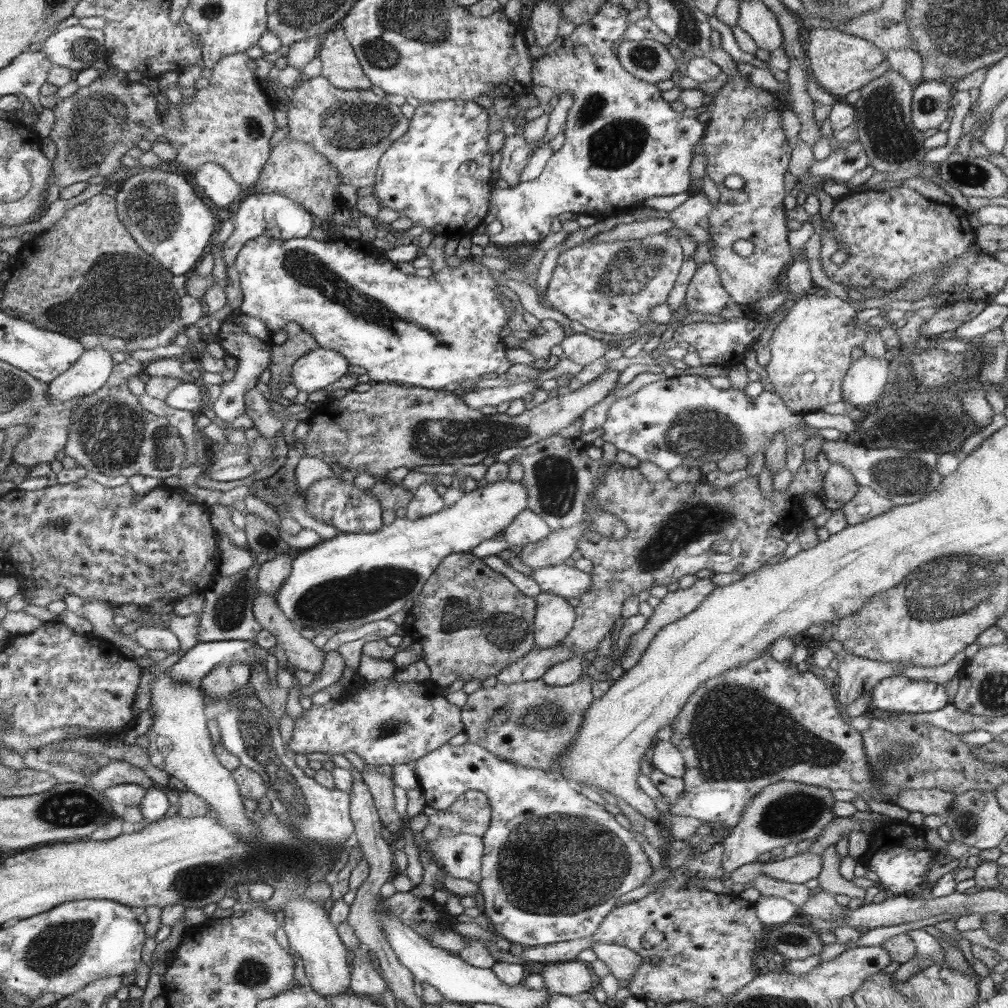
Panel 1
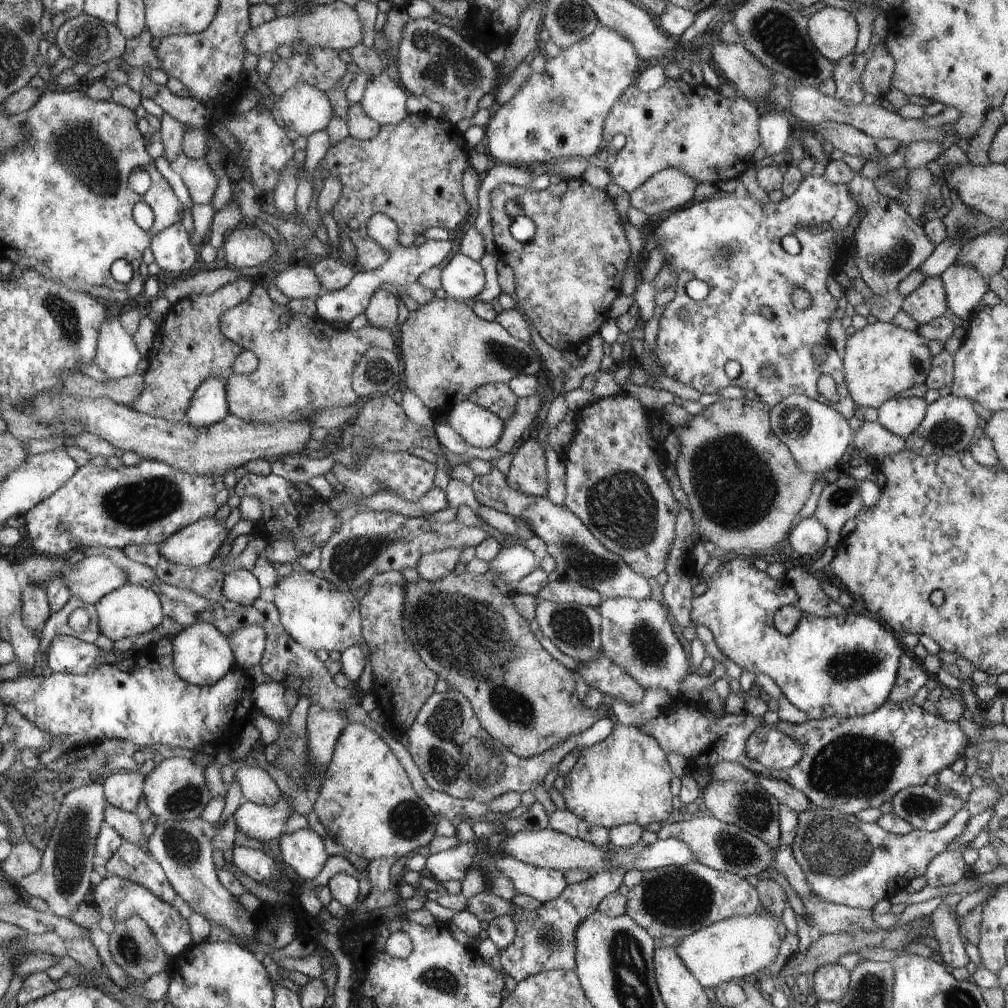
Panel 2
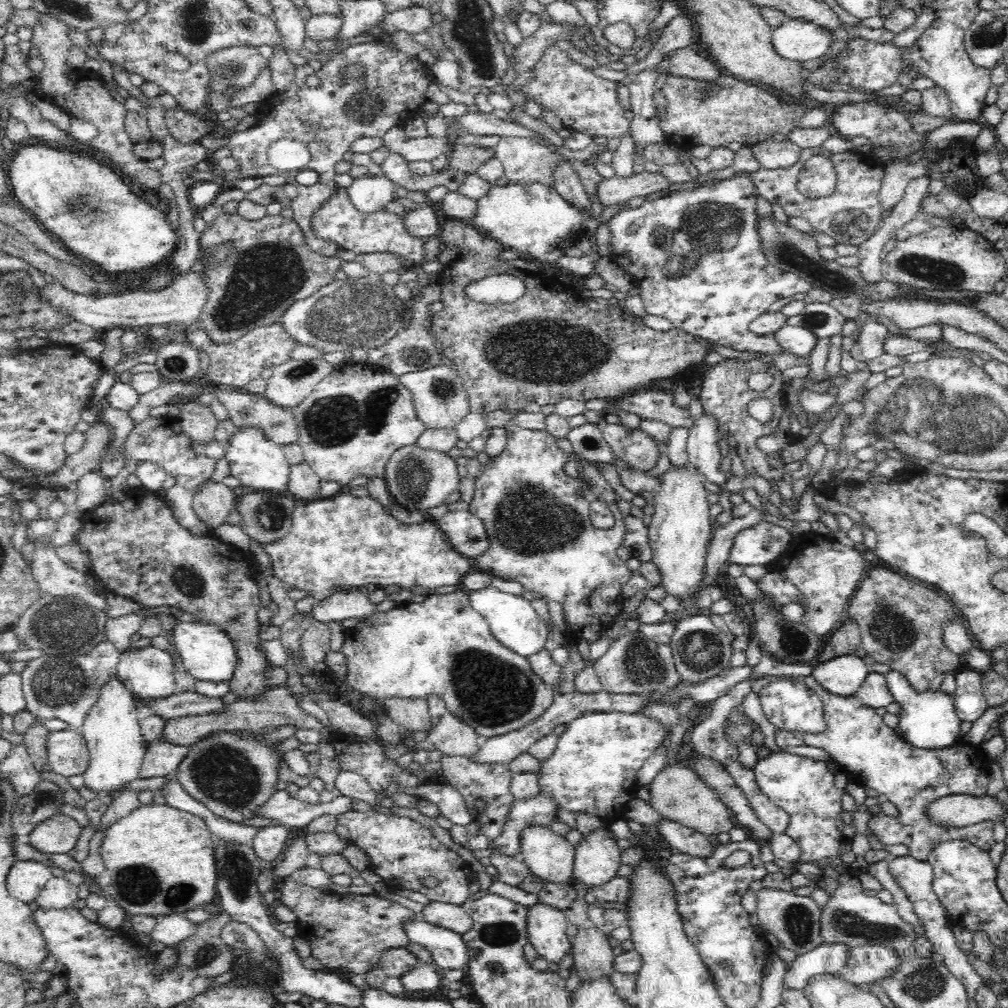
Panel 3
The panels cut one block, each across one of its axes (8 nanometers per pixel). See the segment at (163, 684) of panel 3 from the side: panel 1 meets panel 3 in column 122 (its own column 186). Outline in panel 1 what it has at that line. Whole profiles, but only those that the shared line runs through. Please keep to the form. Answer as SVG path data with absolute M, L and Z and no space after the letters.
M226 640L220 642L199 642L194 648L188 650L180 659L171 666L171 678L175 682L196 684L199 679L204 679L217 666L226 660L233 662L239 660L247 664L252 671L253 664L266 662L267 650L254 642L242 640Z

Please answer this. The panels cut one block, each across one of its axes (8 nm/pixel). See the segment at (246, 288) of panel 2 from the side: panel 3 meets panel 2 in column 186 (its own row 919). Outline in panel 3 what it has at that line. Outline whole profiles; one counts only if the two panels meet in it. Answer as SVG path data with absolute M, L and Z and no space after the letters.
M292 878L282 880L278 902L287 906L296 914L296 936L308 940L311 955L323 964L325 970L329 972L335 971L339 974L348 972L352 974L368 973L379 964L382 952L407 946L409 938L405 933L404 924L408 924L414 919L422 918L422 913L415 914L406 906L402 906L402 904L394 900L378 897L376 894L363 895L324 891L316 884L300 884Z

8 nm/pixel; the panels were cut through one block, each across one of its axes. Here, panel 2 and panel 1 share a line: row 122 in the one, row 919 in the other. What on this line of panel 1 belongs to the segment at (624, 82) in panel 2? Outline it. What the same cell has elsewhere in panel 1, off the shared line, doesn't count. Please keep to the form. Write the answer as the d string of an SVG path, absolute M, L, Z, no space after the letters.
M464 743L459 746L444 744L443 747L436 749L434 752L429 752L422 759L413 762L413 770L419 781L419 788L424 793L426 805L435 808L436 810L448 810L452 807L467 791L483 792L489 800L491 806L491 821L487 831L483 834L483 843L485 846L483 859L481 862L482 880L478 883L480 892L484 897L484 915L490 922L490 930L497 932L511 943L522 944L524 947L542 947L562 943L574 939L584 939L587 936L592 936L599 928L599 924L619 906L618 898L634 888L642 886L647 881L647 878L653 874L652 866L648 856L642 852L642 847L634 839L634 833L630 834L630 828L622 828L614 815L608 814L598 803L588 800L586 795L578 794L577 790L572 790L568 786L568 780L564 776L555 771L542 771L537 768L528 768L514 764L512 761L504 760L502 757L496 756L487 748L482 748L477 744Z

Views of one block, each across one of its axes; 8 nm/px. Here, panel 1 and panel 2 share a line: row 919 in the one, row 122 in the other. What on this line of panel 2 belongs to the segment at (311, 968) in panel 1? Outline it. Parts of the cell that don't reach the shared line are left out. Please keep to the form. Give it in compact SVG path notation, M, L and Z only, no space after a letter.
M299 84L277 98L275 109L284 126L295 136L308 138L312 132L326 128L332 120L330 99L319 87Z

